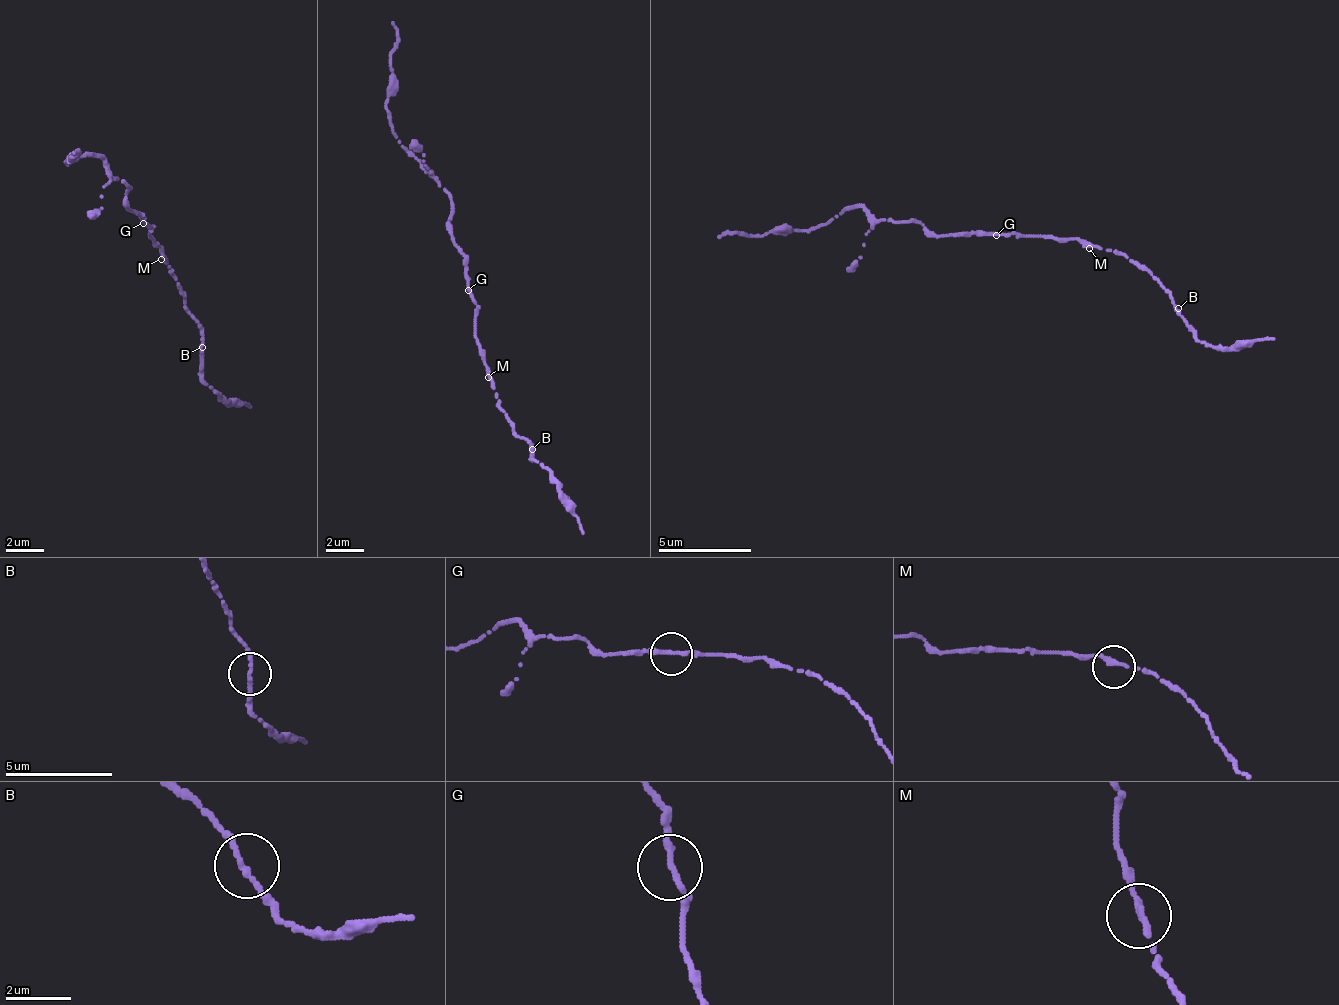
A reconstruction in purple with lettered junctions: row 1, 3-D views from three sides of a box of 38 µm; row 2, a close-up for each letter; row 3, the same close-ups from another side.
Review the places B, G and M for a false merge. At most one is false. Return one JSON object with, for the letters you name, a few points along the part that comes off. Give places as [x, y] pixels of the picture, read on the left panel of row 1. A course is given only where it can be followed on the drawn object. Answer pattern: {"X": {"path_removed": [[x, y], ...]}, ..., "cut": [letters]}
{"cut": []}

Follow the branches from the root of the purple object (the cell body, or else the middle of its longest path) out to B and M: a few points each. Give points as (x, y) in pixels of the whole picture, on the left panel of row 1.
B: (153, 225), (148, 237), (153, 238), (179, 282), (183, 304), (202, 331), (202, 347)
M: (153, 225), (148, 237), (157, 244), (161, 259)

